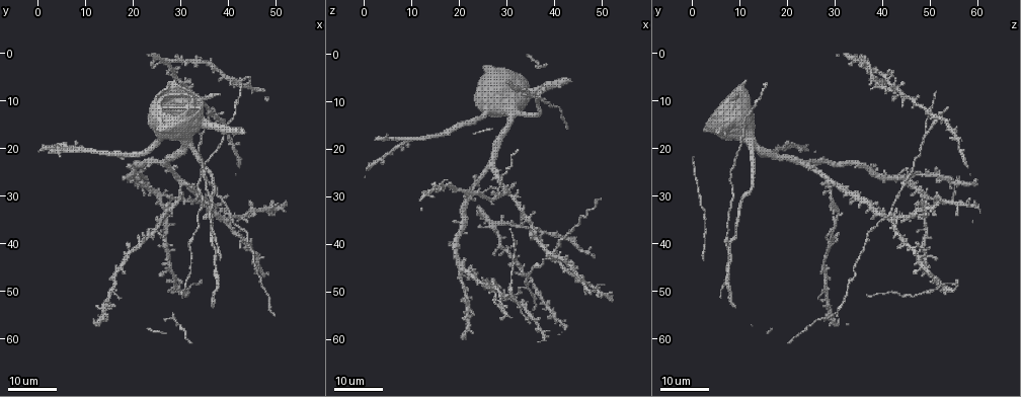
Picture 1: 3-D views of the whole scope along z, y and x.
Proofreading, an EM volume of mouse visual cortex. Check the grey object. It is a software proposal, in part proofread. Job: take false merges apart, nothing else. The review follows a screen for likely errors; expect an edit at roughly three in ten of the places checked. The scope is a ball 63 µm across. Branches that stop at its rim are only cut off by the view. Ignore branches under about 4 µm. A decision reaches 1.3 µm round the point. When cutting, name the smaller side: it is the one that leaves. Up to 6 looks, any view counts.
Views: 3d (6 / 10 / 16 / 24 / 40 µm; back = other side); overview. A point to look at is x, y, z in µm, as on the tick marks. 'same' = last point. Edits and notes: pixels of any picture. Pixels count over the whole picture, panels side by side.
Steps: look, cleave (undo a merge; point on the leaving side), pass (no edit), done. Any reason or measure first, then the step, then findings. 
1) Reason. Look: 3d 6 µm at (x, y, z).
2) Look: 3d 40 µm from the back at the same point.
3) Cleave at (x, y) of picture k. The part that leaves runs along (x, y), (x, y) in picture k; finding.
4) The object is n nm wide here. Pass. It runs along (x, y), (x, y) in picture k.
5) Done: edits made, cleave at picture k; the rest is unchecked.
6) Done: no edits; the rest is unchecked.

Three-way junction. Look: 3d 16 µm at (34.5, 17.0, 49.0).

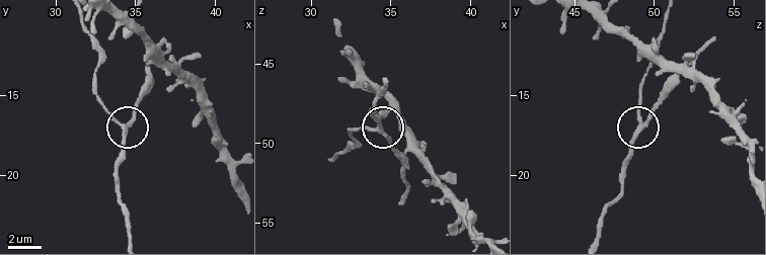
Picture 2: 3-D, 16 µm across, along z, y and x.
Look: 3d 10 µm at (34.3, 17.0, 49.2).

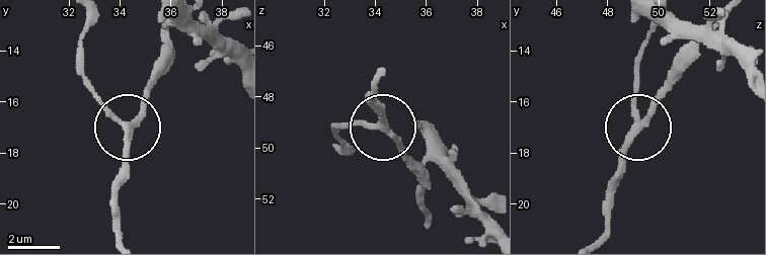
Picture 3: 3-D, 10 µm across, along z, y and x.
The object is 240 nm wide here. Pass. It runs along (122, 236), (118, 189), (124, 131), (80, 74) in picture 3; all the same cell.

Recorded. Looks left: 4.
Three-way junction. Look: 3d 16 µm at (40.5, 34.5, 40.5).

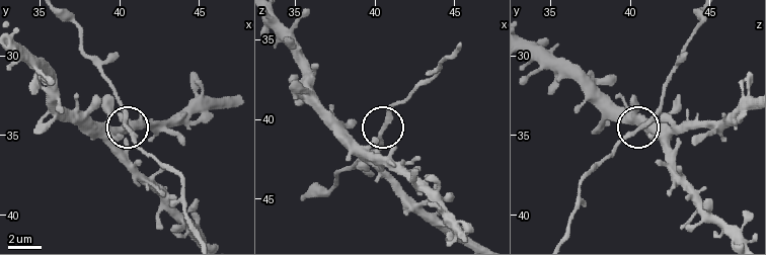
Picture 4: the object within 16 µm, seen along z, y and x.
Look: 3d 6 µm at (40.3, 34.5, 40.9).

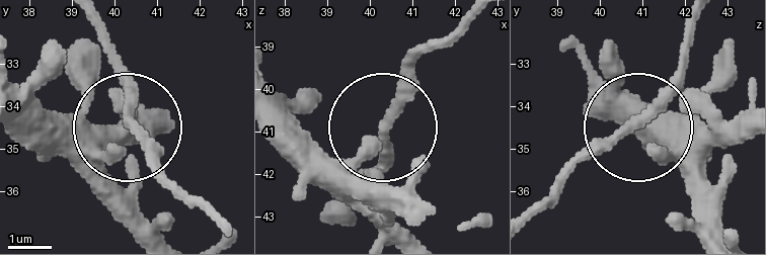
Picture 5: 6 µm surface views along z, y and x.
From behind. Look: 3d 6 µm from the back at (40.35, 34.40, 40.85).

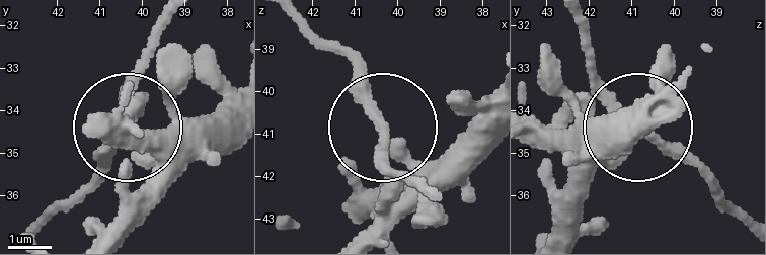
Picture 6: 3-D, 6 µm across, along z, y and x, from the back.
Pass. It runs along (492, 104), (439, 155), (405, 155), (369, 83), (333, 43) in picture 6; continuous, no second cell.

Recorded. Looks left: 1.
Done: no edits; the rest is unchecked.

